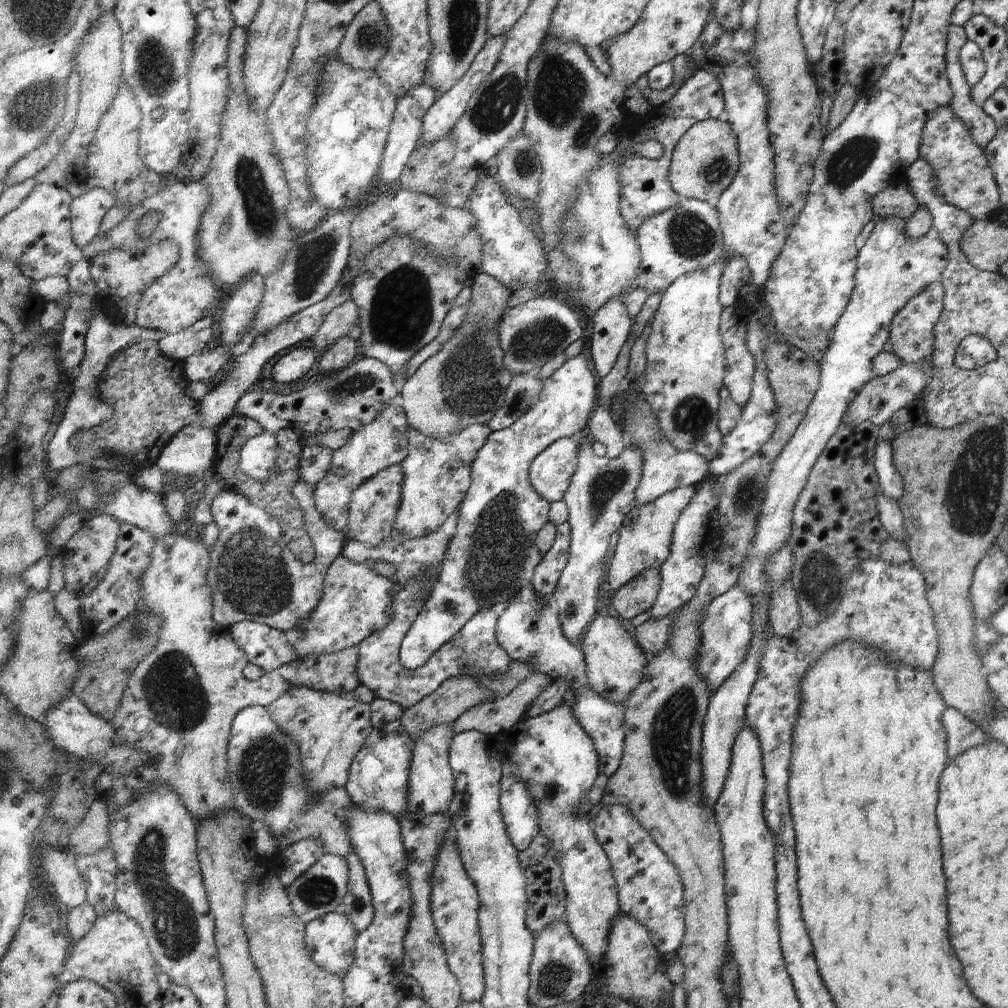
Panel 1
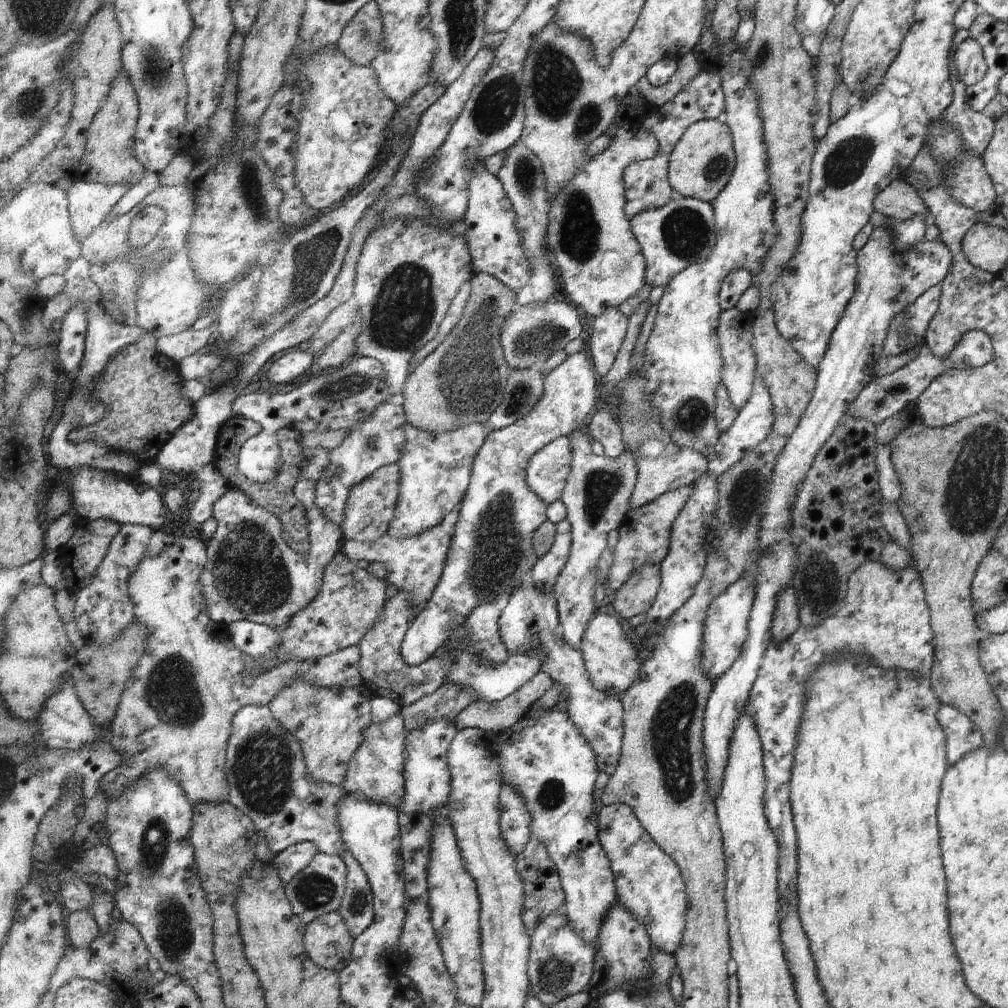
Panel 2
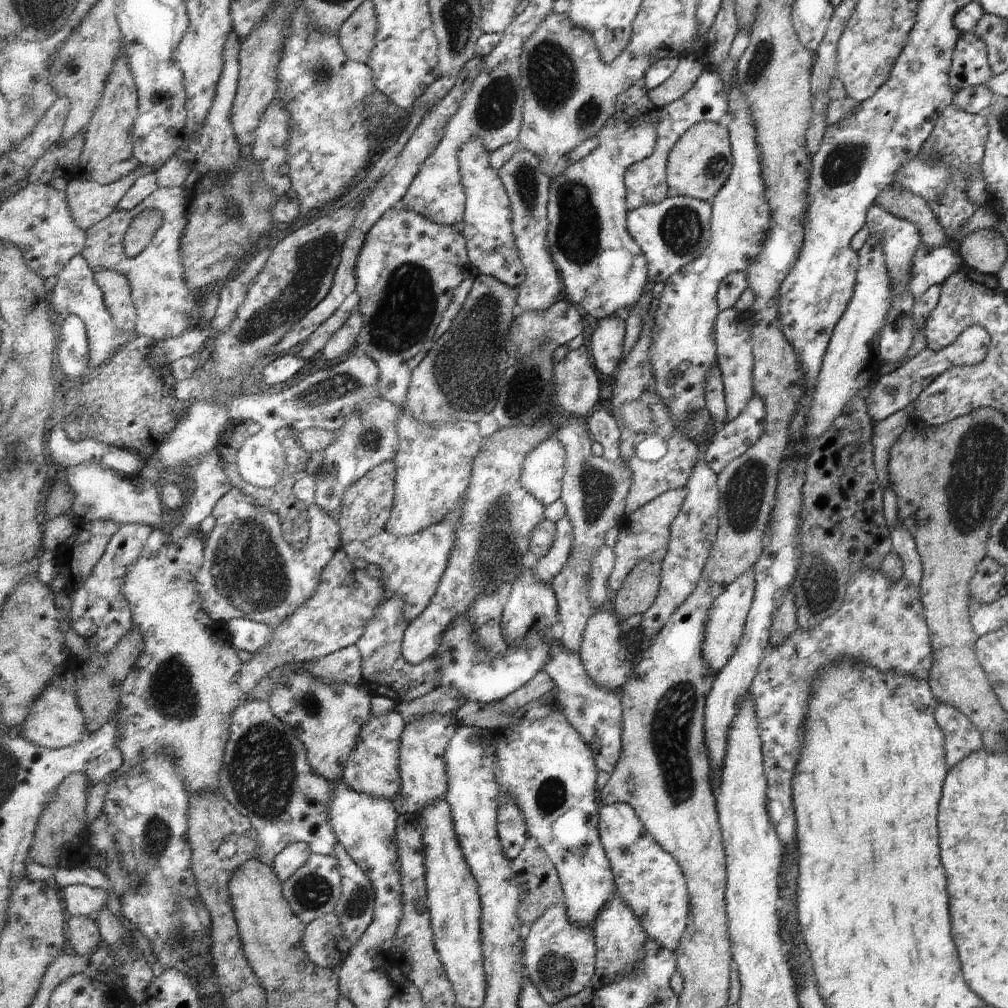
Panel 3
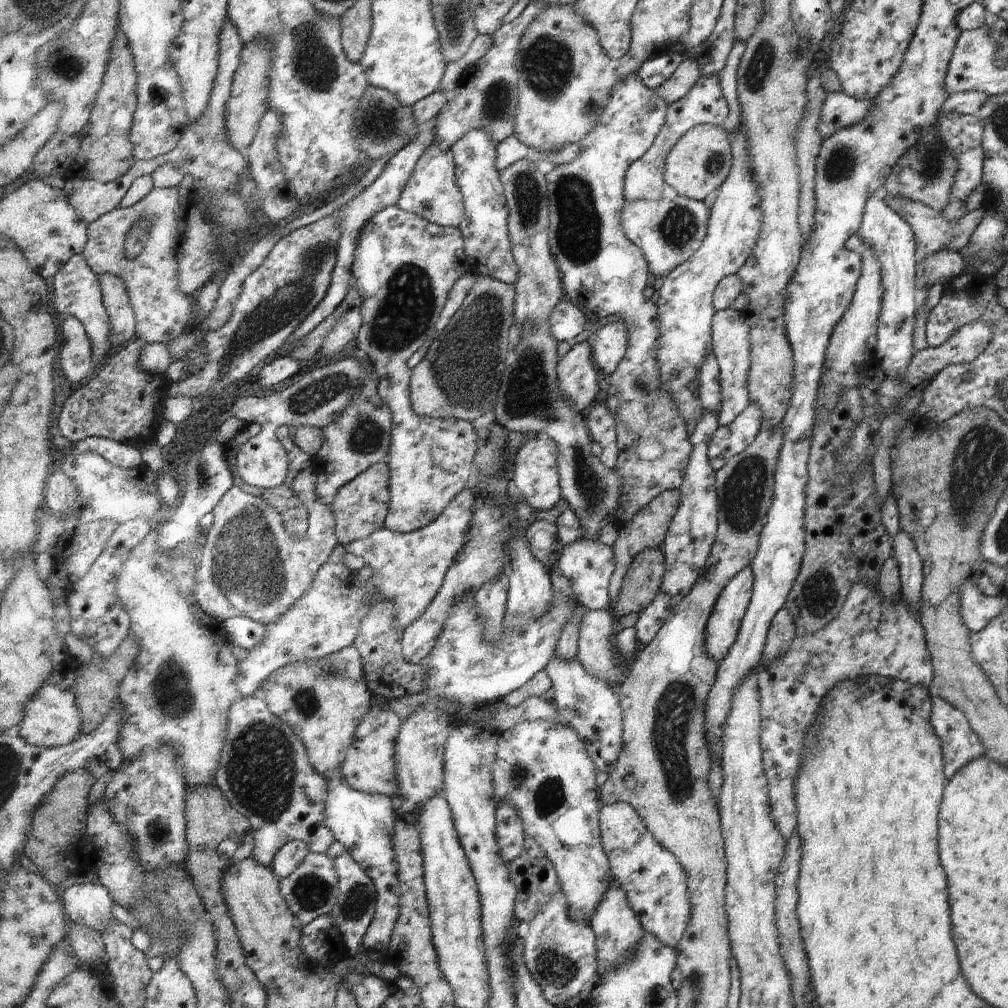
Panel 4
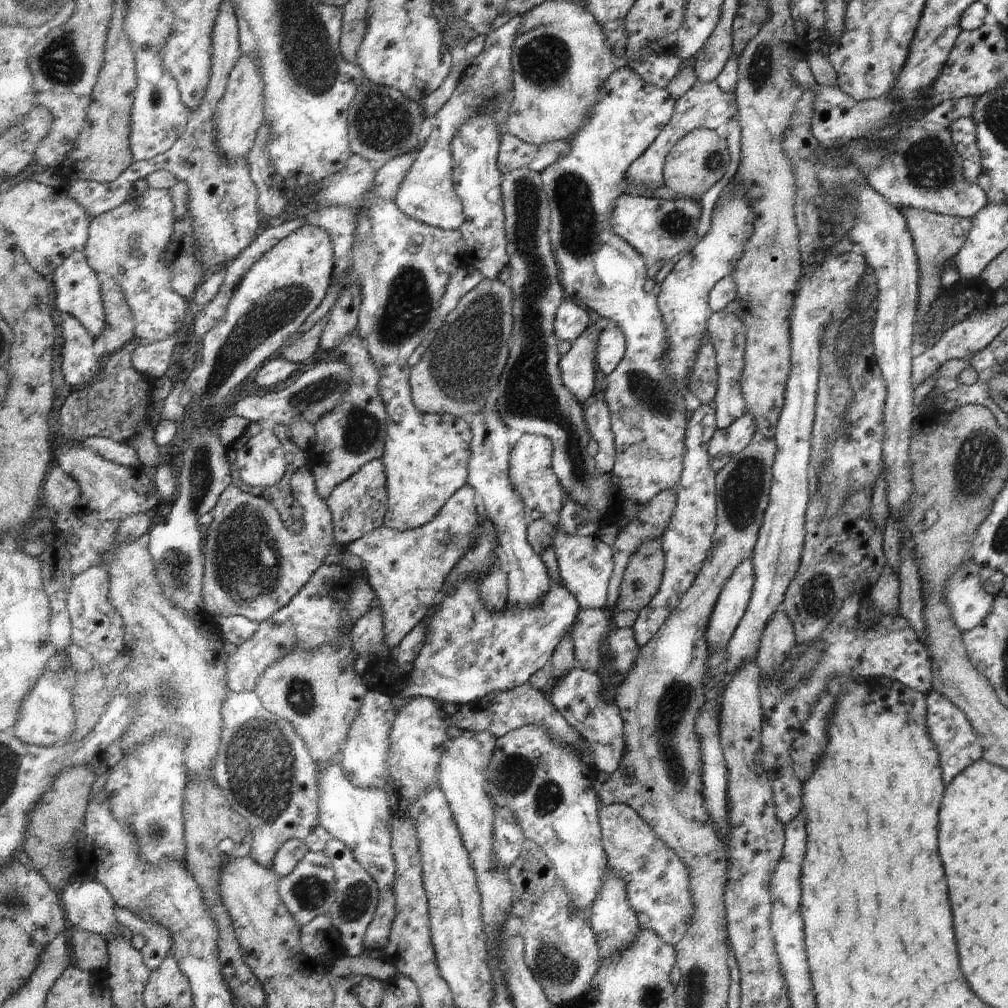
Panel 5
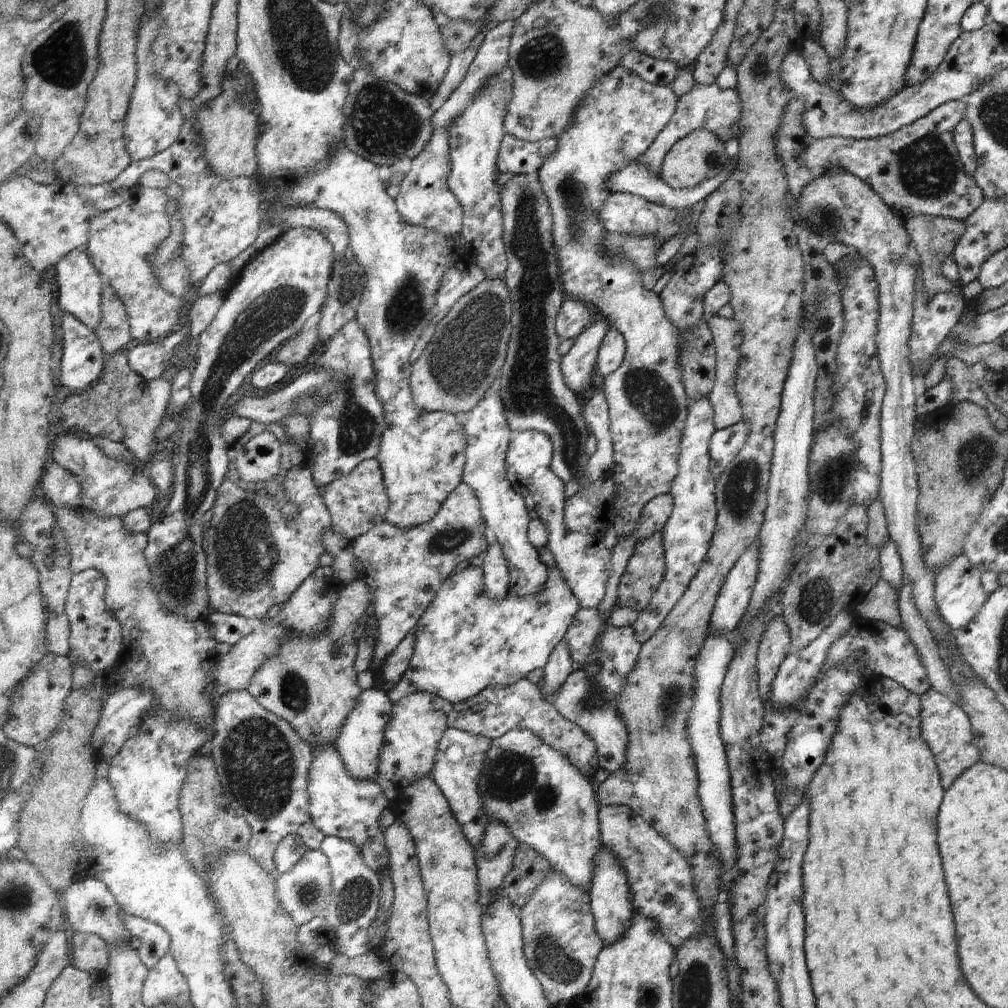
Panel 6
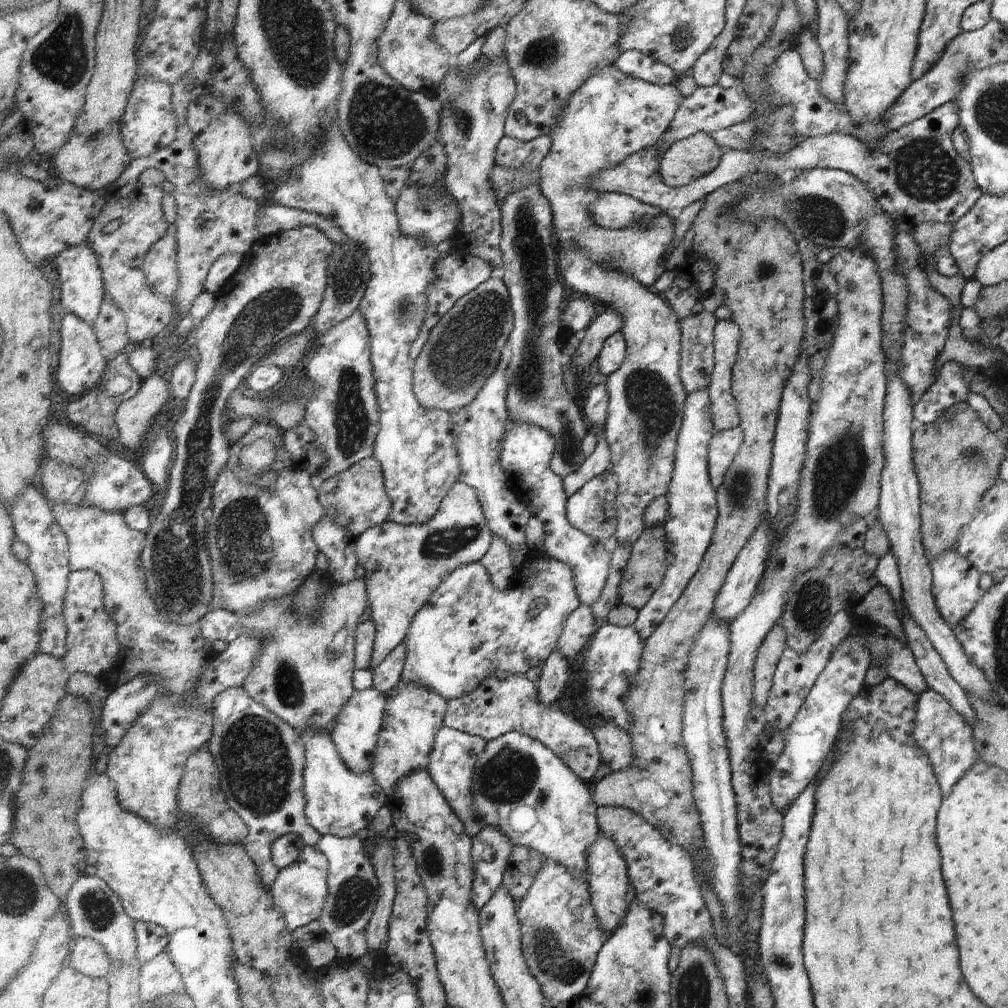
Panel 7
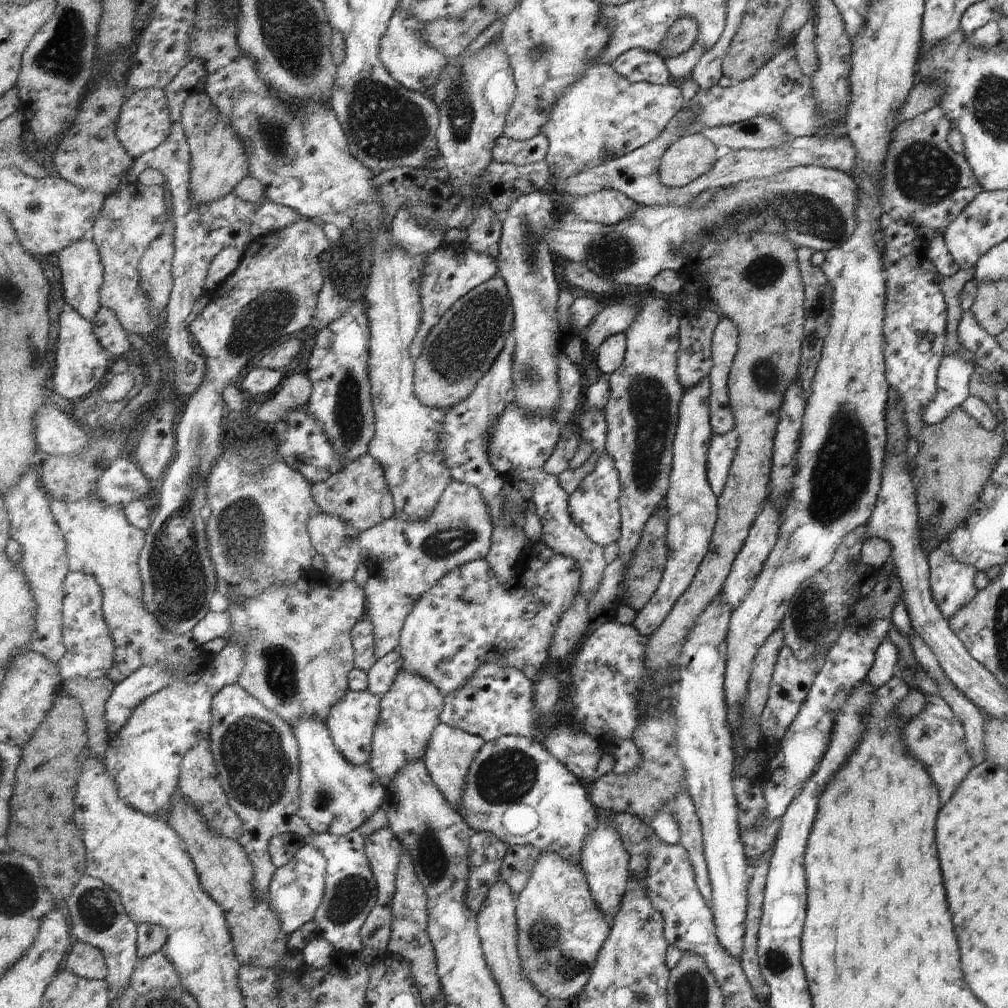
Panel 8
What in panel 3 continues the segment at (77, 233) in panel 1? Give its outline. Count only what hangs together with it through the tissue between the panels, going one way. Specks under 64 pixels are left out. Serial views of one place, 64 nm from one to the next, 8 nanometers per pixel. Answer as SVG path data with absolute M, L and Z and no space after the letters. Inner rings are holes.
M141 165L133 175L110 185L86 181L77 175L70 177L66 195L77 226L87 231L98 222L111 216L115 212L117 204L123 200L125 192L129 192L133 188L135 179L155 171L153 167Z

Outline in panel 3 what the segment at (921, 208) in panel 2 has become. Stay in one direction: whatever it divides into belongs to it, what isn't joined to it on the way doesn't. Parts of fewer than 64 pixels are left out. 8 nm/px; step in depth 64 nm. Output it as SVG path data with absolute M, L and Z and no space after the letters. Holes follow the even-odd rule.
M884 186L874 200L883 210L898 219L912 222L920 234L920 241L927 247L944 244L944 232L928 204L917 195L899 187Z

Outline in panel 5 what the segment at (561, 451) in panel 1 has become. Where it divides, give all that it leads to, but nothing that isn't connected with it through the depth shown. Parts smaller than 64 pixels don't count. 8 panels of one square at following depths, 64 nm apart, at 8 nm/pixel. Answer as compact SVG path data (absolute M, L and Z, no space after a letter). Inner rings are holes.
M525 431L517 436L512 447L510 460L510 477L513 487L522 496L524 506L531 514L541 512L547 518L557 516L564 507L567 498L565 489L562 487L560 477L556 475L554 466L555 446L550 437L541 434L532 434Z

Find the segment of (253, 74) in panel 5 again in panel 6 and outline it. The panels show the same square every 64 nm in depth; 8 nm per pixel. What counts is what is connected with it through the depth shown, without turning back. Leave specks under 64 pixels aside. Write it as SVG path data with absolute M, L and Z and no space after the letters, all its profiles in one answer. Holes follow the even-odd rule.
M245 66L239 68L239 72L242 74L241 81L224 88L219 98L213 99L196 113L196 127L202 132L206 146L205 154L212 169L222 179L255 176L254 172L259 168L257 147L261 135L261 120L260 112L256 110L255 84L247 74Z

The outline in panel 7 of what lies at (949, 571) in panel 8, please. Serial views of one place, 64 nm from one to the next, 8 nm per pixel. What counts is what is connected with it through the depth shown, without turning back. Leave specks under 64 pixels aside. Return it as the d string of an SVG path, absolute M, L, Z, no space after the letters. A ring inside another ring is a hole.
M949 549L929 561L932 576L931 592L939 616L950 626L956 625L975 606L982 591L978 587L980 572L962 556Z

